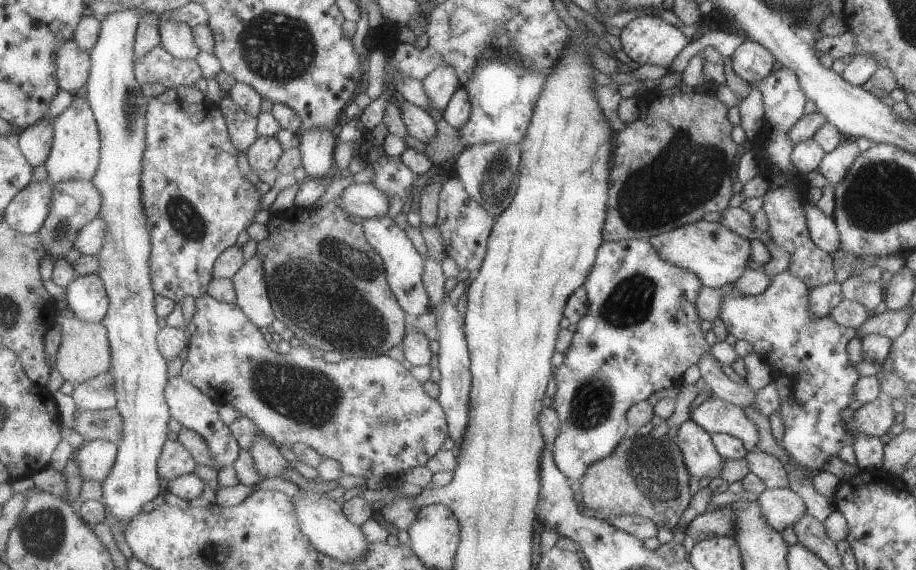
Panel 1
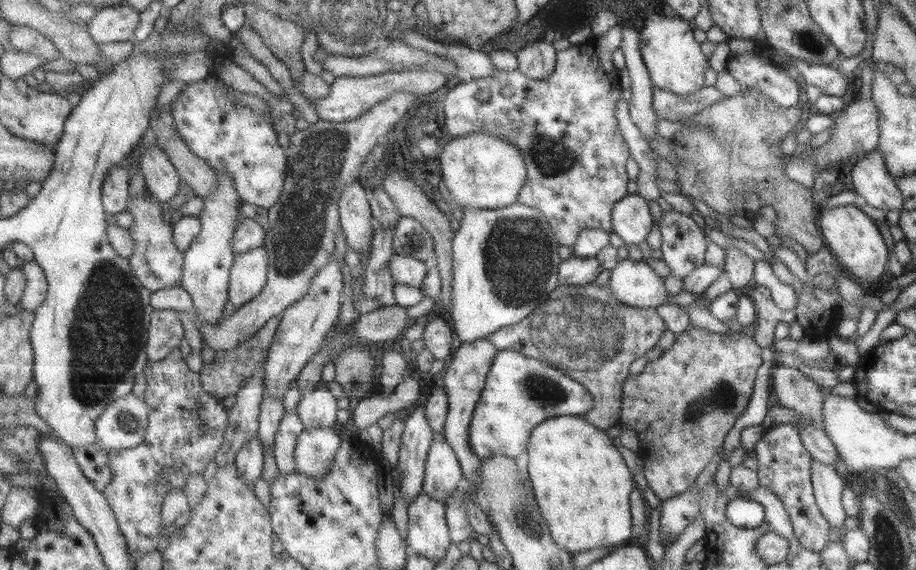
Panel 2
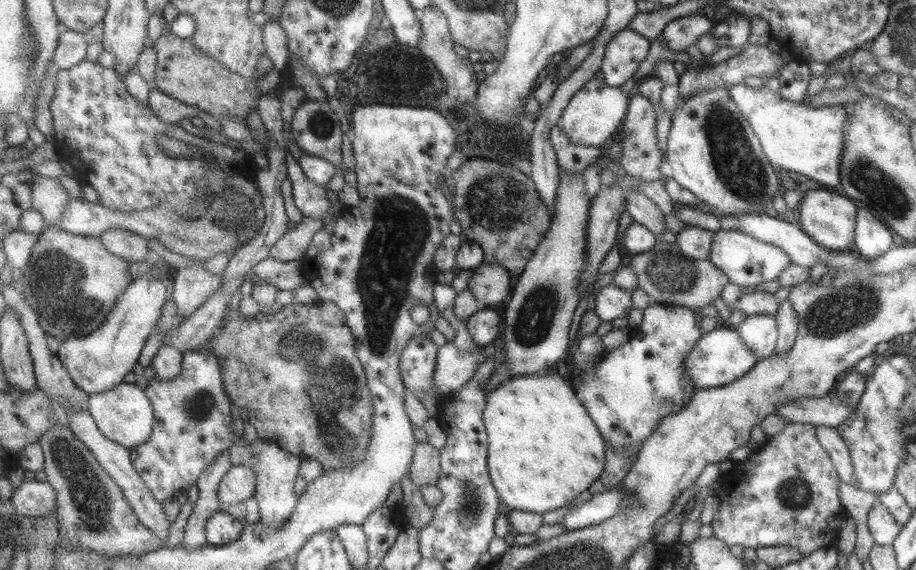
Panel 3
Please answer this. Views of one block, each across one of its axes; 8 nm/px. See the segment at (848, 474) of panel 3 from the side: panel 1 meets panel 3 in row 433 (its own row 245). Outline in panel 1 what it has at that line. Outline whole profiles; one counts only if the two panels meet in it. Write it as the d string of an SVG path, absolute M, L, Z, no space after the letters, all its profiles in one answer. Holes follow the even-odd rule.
M807 200L803 206L807 228L811 240L827 254L833 255L840 249L840 234L832 217L828 217L822 210Z

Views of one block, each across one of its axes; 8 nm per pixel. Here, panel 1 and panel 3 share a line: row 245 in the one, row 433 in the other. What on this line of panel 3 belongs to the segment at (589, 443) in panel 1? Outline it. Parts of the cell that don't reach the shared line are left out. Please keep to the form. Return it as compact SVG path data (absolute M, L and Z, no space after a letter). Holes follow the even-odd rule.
M654 302L644 309L642 323L636 326L626 343L601 355L600 362L596 362L596 368L590 376L574 376L573 382L580 401L595 420L606 444L617 450L627 450L630 445L641 446L652 435L660 420L687 406L690 395L694 394L696 388L686 374L684 359L703 335L701 328L696 325L695 316L696 313L691 308Z

